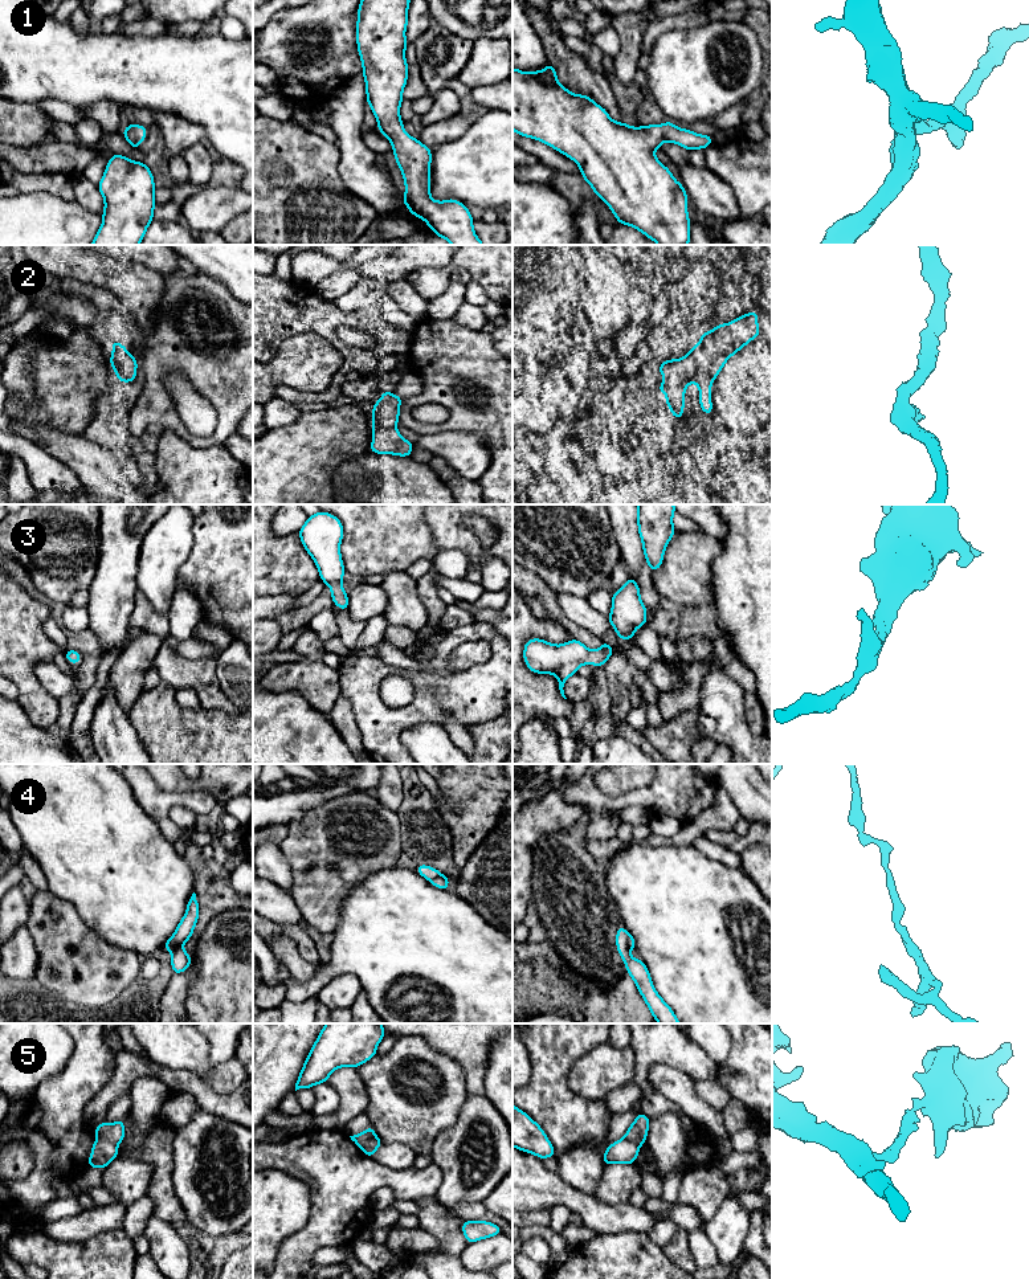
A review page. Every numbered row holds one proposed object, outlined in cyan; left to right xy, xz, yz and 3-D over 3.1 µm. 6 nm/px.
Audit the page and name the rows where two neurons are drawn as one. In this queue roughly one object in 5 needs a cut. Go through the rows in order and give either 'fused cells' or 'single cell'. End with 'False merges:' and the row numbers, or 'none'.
1: single cell
2: single cell
3: single cell
4: fused cells
5: fused cells
False merges: 4, 5

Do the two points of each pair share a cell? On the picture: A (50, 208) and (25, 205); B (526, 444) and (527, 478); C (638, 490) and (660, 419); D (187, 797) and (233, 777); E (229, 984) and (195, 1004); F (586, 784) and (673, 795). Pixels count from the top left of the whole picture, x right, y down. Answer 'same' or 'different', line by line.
A: same
B: different
C: different
D: different
E: same
F: same

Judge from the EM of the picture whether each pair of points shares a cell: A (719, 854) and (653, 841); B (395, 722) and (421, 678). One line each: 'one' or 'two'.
A: two
B: one

